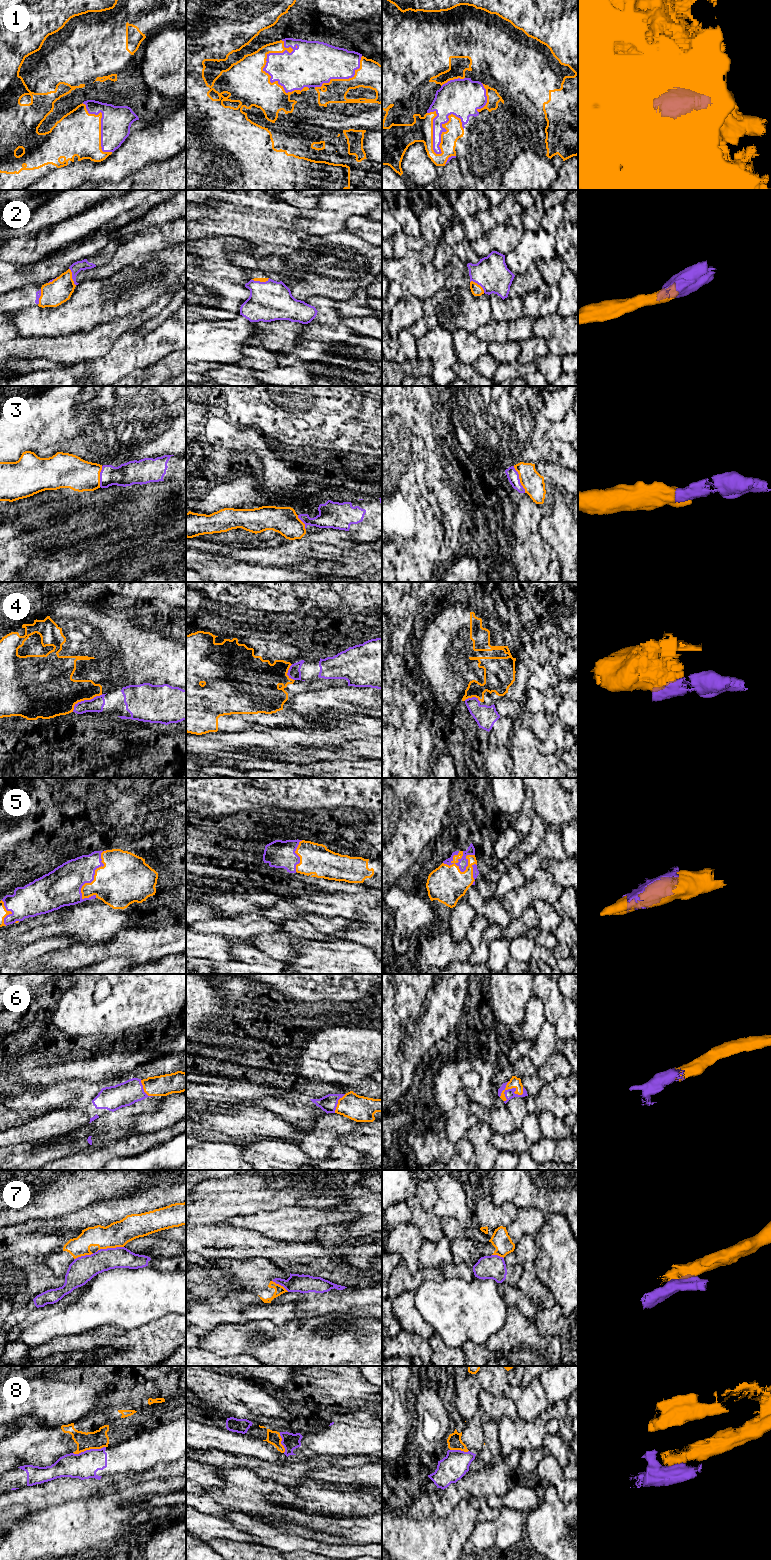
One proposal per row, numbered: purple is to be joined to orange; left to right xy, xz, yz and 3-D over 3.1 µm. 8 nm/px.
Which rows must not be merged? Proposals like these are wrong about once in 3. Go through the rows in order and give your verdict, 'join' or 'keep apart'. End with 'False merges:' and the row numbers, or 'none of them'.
1: keep apart
2: join
3: join
4: keep apart
5: join
6: join
7: keep apart
8: keep apart
False merges: 1, 4, 7, 8

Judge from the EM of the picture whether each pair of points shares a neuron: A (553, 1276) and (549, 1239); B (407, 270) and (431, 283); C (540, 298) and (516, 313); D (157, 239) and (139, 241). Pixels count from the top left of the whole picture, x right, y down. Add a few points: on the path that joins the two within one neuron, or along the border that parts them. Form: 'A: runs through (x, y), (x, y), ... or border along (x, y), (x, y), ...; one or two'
A: runs through (553, 1267), (553, 1248); one
B: runs through (413, 276), (420, 283), (425, 283); one
C: border along (523, 299), (522, 315); two
D: runs through (153, 239), (143, 241); one

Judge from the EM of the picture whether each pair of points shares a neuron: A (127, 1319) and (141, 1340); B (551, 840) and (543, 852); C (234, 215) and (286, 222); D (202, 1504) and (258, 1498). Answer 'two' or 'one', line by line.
A: two
B: one
C: one
D: one

